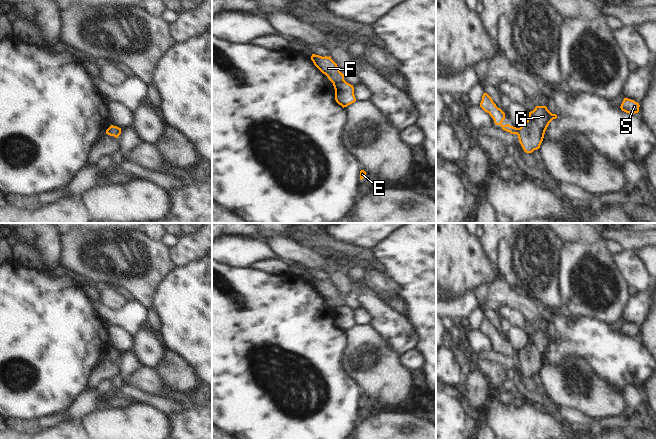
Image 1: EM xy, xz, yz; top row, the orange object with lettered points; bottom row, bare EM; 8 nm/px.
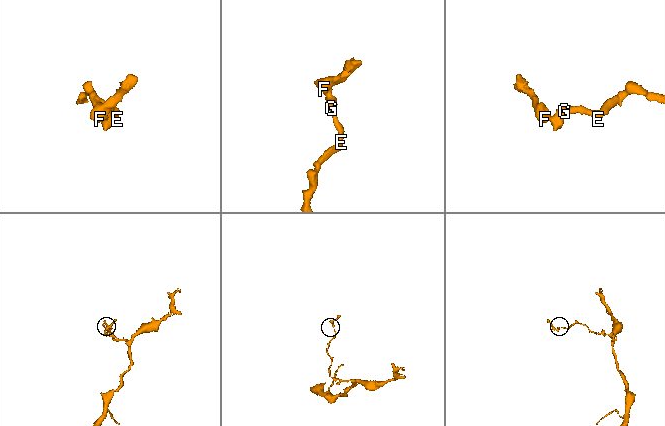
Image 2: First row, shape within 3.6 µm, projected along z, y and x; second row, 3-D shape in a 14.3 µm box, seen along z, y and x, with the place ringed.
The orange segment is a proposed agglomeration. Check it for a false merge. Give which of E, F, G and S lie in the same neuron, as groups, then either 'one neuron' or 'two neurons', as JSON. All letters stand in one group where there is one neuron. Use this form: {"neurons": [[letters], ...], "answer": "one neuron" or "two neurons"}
{"neurons": [["E", "G", "S"], ["F"]], "answer": "two neurons"}

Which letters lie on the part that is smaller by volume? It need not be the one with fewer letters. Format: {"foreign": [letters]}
{"foreign": ["F"]}

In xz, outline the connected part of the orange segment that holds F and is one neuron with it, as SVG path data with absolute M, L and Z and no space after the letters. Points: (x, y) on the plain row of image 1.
M312 278L311 284L314 289L325 298L332 307L338 307L344 304L344 298L339 294L337 288L331 283L331 281L322 281Z

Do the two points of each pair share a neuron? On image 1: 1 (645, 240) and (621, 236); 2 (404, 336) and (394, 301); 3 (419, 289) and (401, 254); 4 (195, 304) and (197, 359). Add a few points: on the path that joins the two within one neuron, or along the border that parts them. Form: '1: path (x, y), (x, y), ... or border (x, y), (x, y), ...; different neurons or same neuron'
1: path (639, 240), (627, 239); same neuron
2: border (378, 297), (403, 314); different neurons
3: path (419, 280), (419, 272), (410, 263); same neuron
4: path (196, 318), (197, 345); same neuron

